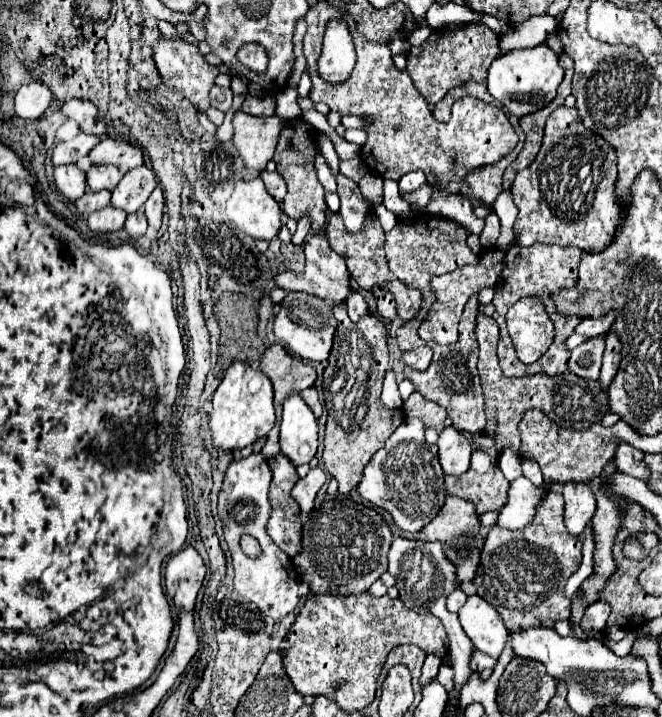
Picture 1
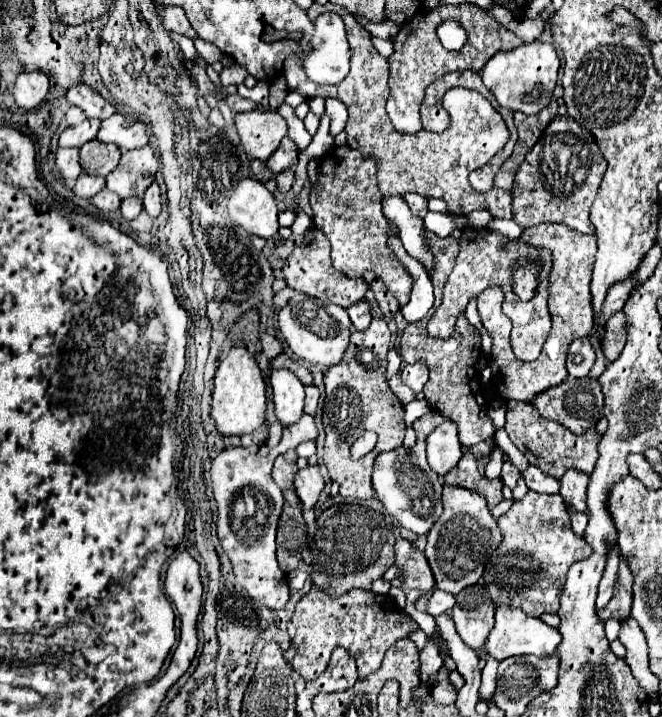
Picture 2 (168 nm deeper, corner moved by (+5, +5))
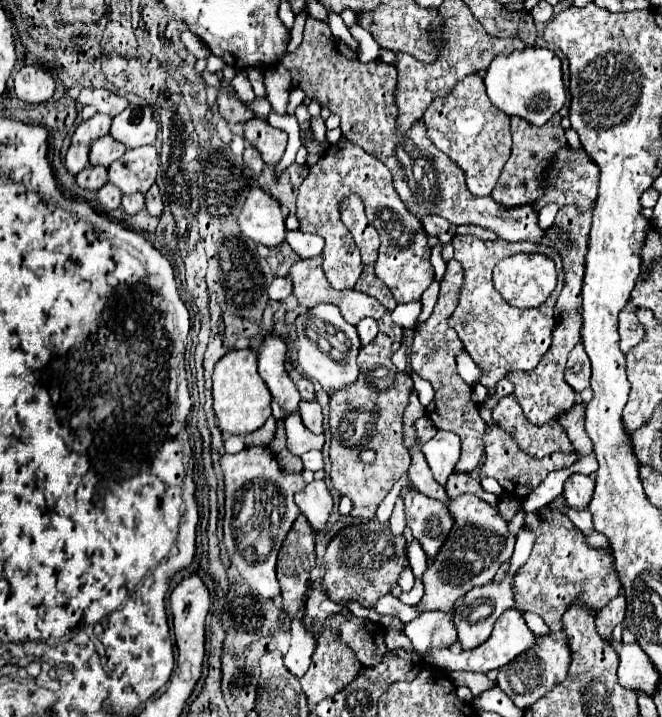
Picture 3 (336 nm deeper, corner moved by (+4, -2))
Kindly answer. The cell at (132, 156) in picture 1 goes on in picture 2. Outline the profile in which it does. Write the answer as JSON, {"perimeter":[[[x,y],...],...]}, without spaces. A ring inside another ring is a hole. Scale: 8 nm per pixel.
{"perimeter":[[[111,115],[109,119],[101,121],[97,139],[103,143],[113,143],[125,153],[147,145],[149,133],[141,121],[135,121],[127,115]]]}

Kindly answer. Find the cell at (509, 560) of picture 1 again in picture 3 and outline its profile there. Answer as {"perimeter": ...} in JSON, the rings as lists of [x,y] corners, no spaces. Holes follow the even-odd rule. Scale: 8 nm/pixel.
{"perimeter":[[[542,508],[526,518],[528,526],[538,534],[528,562],[516,572],[516,608],[538,614],[550,632],[562,630],[560,618],[572,602],[584,602],[592,614],[602,610],[612,598],[620,594],[620,578],[614,568],[612,554],[586,544],[584,534],[572,526],[572,522],[550,508]]]}

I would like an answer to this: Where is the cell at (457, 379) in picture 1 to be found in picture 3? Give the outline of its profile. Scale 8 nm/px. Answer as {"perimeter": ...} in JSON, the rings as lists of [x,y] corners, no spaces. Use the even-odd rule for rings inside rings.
{"perimeter":[[[450,260],[446,266],[444,280],[440,284],[440,295],[438,302],[432,312],[432,316],[414,328],[414,342],[410,350],[410,366],[412,372],[416,372],[420,378],[428,380],[436,392],[432,404],[426,406],[426,416],[432,420],[432,424],[438,430],[448,430],[460,436],[462,440],[462,456],[456,464],[456,472],[472,472],[474,468],[480,466],[482,456],[484,456],[484,420],[478,414],[478,404],[472,400],[472,386],[468,386],[456,372],[456,354],[464,350],[458,334],[454,328],[450,328],[448,318],[454,312],[459,299],[462,285],[464,284],[464,274],[462,266],[456,260]]]}

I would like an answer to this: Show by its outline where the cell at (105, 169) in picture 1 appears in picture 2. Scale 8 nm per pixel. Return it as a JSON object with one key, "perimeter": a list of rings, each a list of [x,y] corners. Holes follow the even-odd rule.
{"perimeter":[[[97,139],[85,143],[81,147],[81,155],[79,155],[79,163],[83,167],[83,171],[87,175],[109,175],[117,163],[119,163],[119,157],[121,157],[121,151],[115,147],[115,145],[109,145],[109,143],[101,143]]]}

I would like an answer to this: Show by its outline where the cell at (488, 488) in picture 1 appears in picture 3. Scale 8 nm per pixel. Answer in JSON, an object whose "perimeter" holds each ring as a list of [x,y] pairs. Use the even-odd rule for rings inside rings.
{"perimeter":[[[450,474],[450,478],[448,478],[448,482],[446,482],[446,494],[450,496],[450,498],[458,498],[458,496],[462,496],[462,494],[468,494],[468,492],[472,492],[472,494],[476,494],[480,500],[484,500],[484,502],[488,502],[488,504],[492,504],[492,506],[496,506],[498,504],[498,498],[494,496],[494,494],[490,494],[490,492],[484,492],[484,488],[480,486],[480,482],[476,480],[476,478],[472,478],[470,474]]]}

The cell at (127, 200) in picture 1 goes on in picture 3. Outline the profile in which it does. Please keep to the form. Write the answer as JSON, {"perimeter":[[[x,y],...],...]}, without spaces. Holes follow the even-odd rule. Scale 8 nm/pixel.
{"perimeter":[[[142,146],[134,150],[126,150],[118,162],[108,166],[108,180],[116,184],[122,194],[142,192],[154,184],[158,172],[158,152],[154,146]]]}

